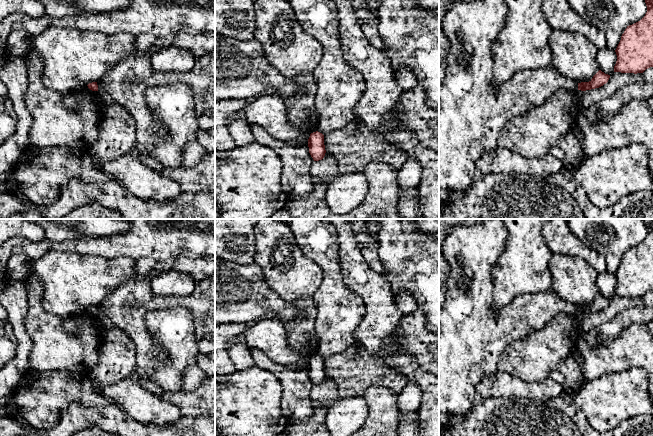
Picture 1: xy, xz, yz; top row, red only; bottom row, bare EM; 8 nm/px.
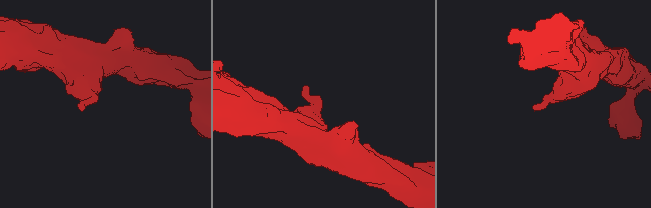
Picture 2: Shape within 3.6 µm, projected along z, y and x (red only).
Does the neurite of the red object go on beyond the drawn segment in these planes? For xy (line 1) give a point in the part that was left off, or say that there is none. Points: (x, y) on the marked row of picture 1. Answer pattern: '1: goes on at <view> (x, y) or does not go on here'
1: does not go on here

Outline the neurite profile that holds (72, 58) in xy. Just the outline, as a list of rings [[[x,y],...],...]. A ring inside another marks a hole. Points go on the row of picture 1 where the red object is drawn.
[[[51,27],[32,37],[31,49],[41,56],[43,84],[59,92],[100,81],[116,64],[135,55],[136,35],[106,35]]]

